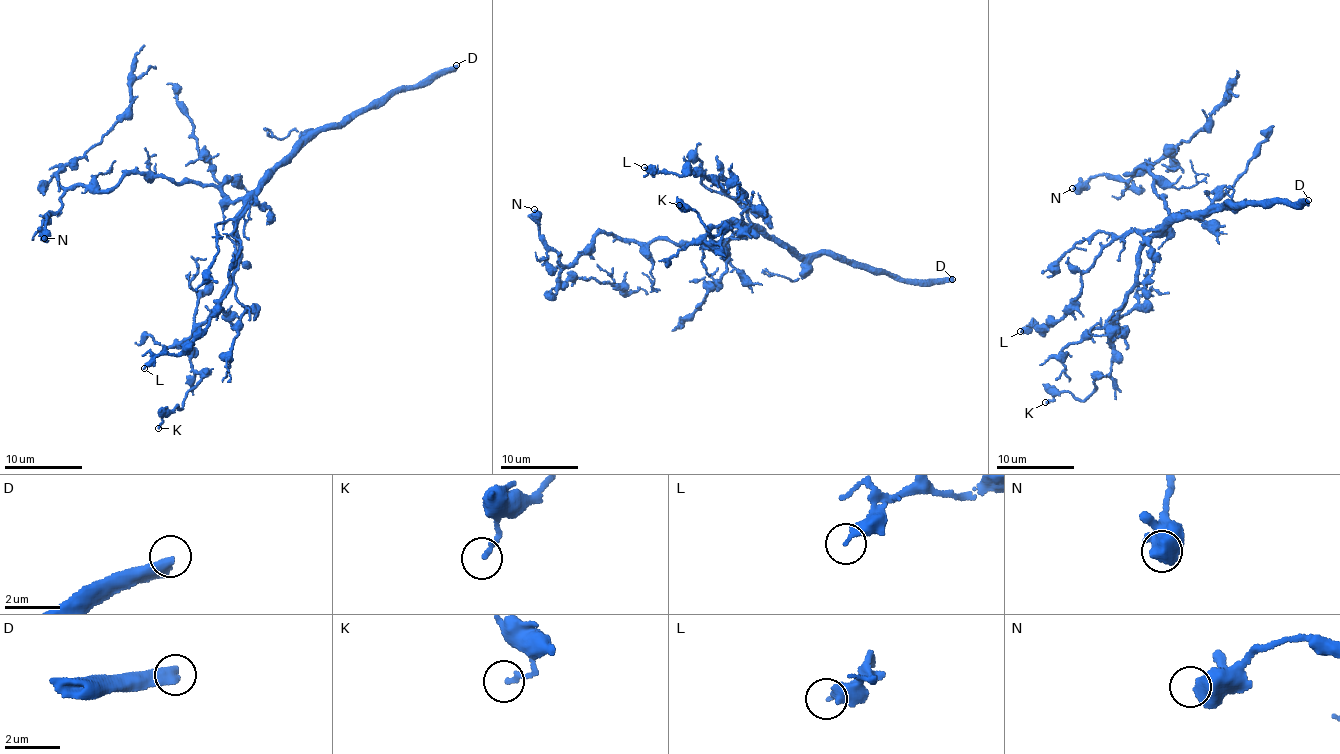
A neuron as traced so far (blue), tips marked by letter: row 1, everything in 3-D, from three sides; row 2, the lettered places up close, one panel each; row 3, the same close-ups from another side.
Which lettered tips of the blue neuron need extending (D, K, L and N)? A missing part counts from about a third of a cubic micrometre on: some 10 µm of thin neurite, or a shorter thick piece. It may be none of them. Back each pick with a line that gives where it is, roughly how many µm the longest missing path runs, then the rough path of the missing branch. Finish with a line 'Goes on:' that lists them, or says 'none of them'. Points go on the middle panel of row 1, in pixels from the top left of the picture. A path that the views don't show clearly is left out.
D: at (952, 279); about 200 µm are missing
Goes on: D

